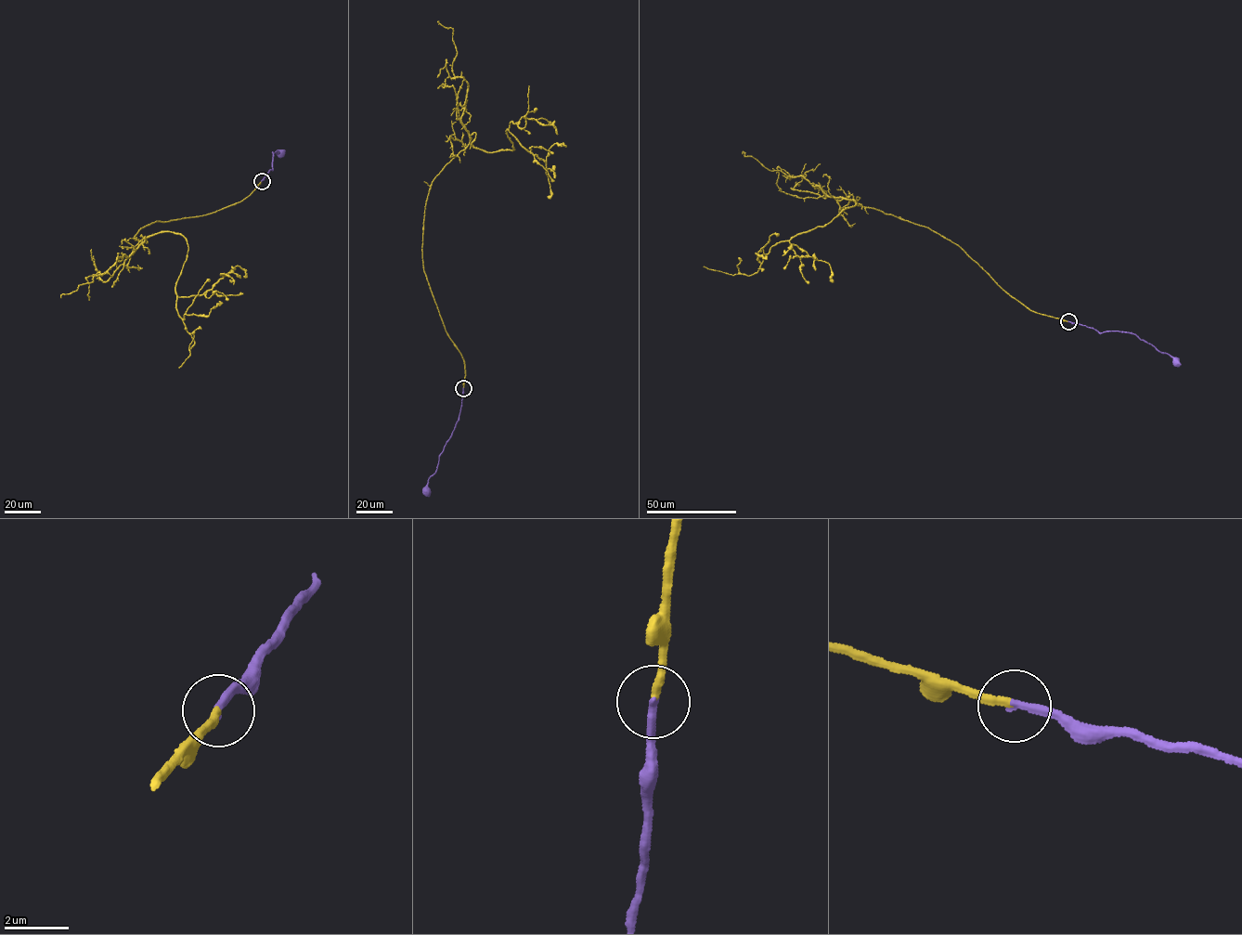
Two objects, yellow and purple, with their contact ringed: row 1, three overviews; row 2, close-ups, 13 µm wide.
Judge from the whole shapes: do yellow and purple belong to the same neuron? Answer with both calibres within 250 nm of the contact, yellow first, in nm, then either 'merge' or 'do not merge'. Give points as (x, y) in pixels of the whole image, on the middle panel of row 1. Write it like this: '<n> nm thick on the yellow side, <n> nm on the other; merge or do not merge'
240 nm thick on the yellow side, 260 nm on the other; merge

